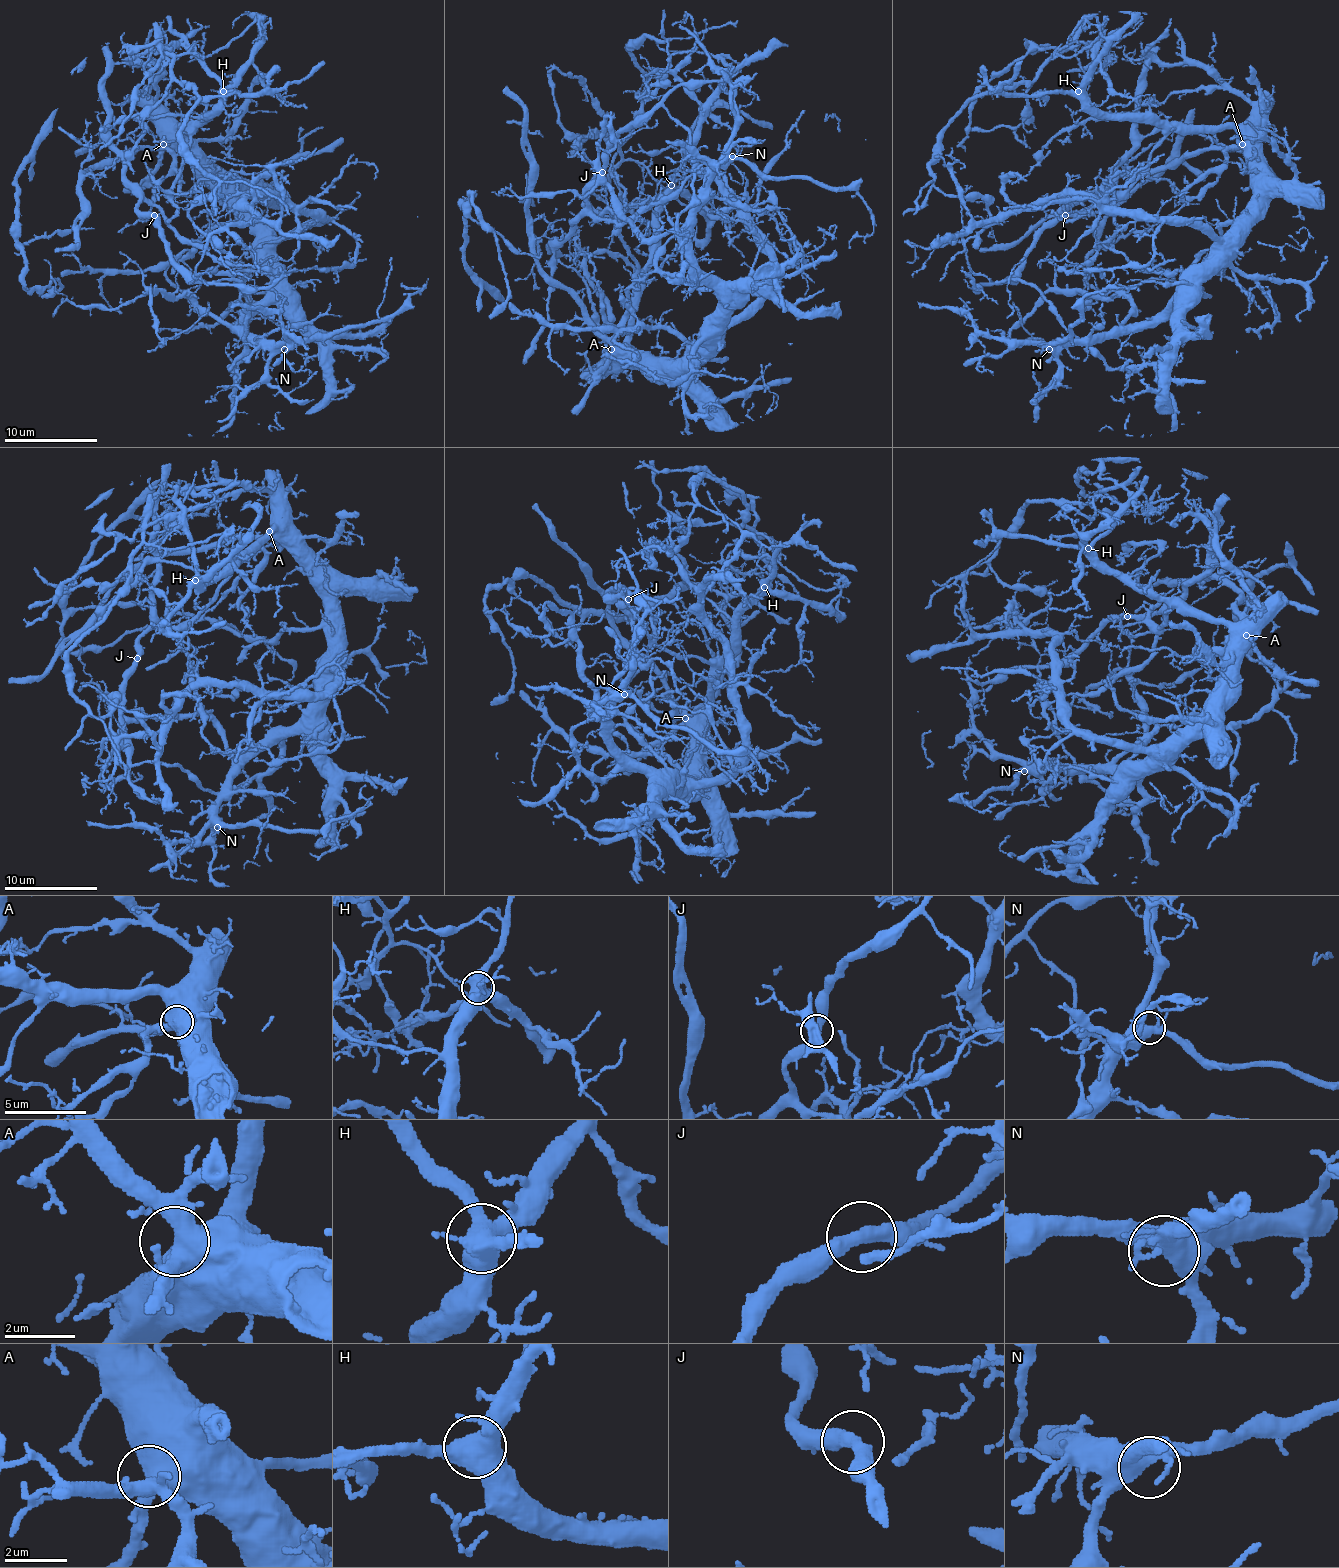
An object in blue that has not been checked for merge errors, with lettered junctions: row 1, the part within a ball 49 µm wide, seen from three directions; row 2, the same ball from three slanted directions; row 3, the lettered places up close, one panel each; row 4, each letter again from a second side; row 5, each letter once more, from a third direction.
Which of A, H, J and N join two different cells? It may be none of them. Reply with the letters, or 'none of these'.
H, J

